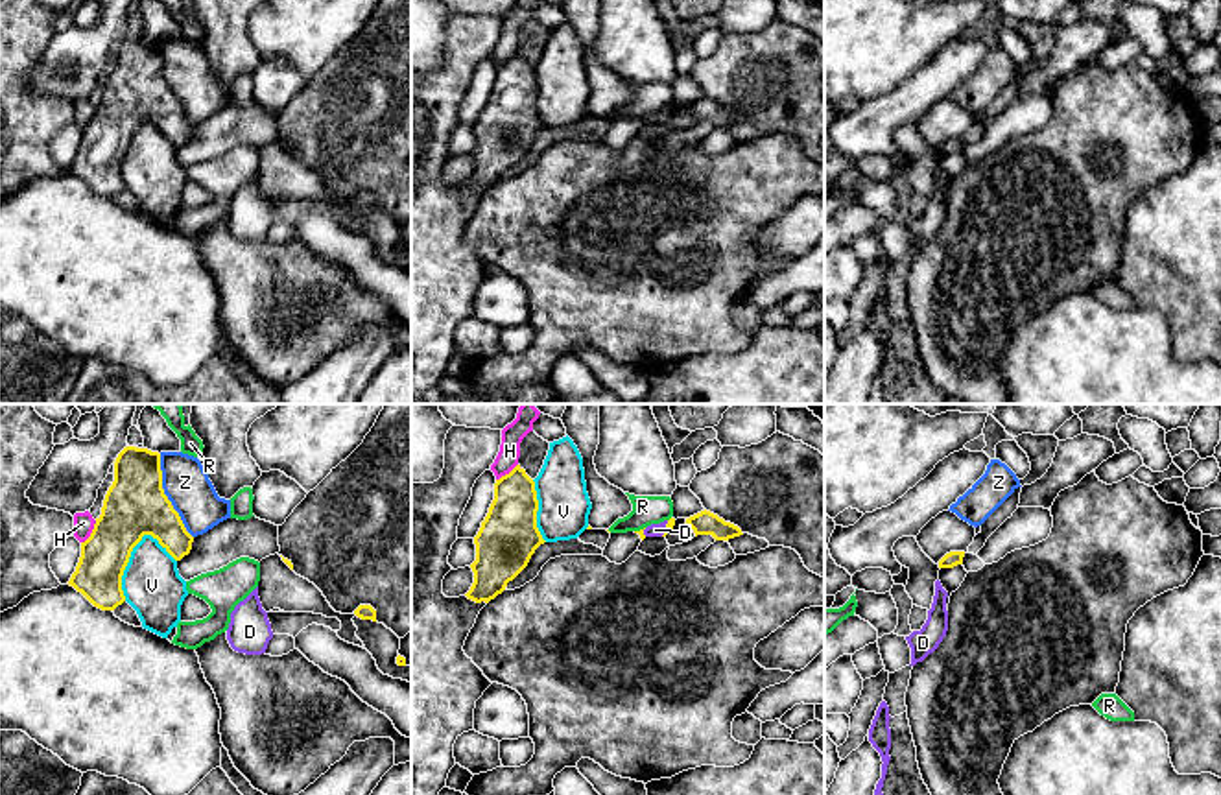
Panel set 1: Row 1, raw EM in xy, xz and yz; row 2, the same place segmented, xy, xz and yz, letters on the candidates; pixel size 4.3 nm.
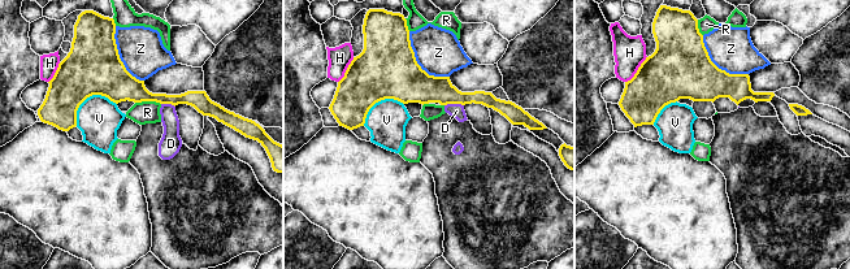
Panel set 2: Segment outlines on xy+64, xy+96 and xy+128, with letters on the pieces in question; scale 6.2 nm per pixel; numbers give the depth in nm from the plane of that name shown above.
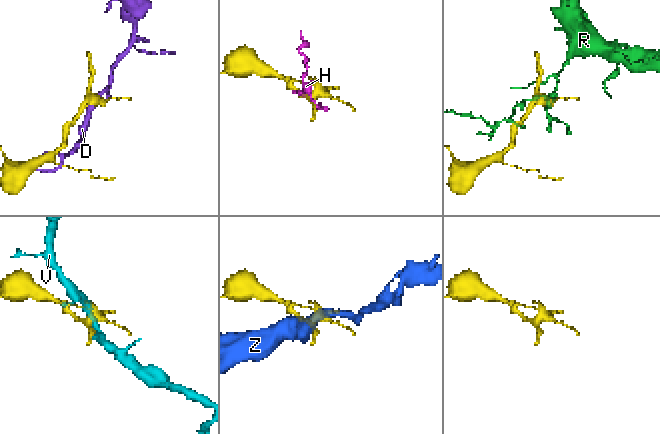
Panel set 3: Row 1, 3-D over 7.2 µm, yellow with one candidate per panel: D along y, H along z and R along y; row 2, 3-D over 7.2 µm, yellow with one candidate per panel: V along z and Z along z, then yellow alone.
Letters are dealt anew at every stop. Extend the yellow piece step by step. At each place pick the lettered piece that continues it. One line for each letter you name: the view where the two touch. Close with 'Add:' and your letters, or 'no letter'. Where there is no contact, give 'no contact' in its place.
Add: no letter

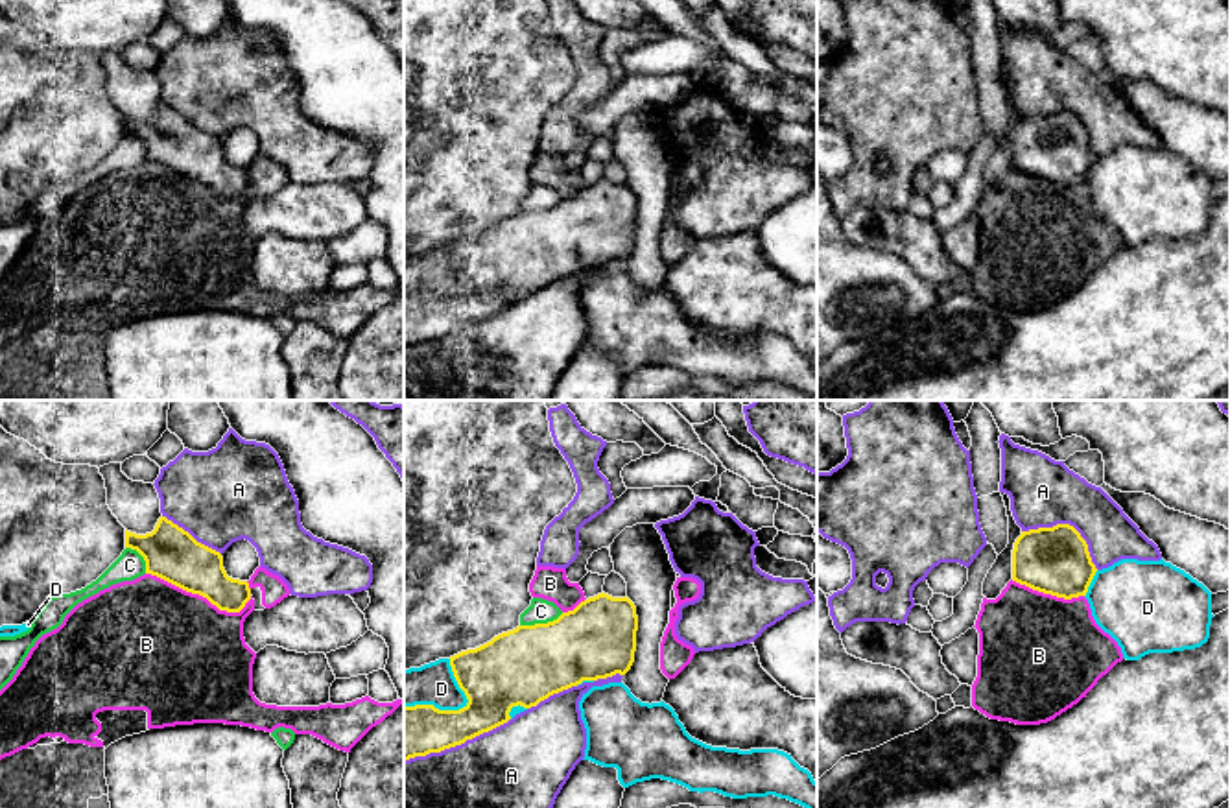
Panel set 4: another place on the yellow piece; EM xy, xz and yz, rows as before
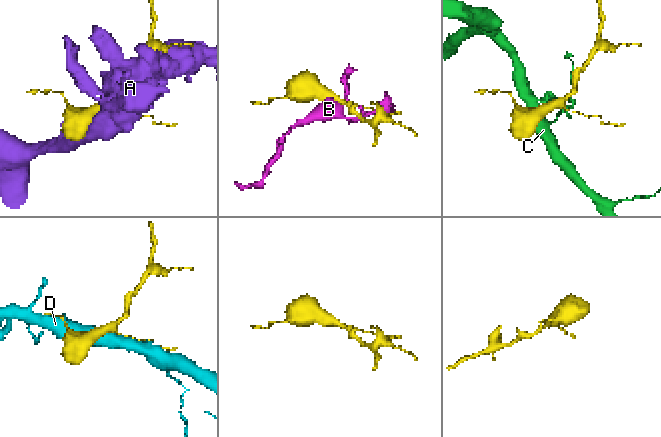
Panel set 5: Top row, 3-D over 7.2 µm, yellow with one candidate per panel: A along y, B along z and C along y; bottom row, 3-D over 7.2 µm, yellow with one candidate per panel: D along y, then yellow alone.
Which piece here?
Add: no letter

